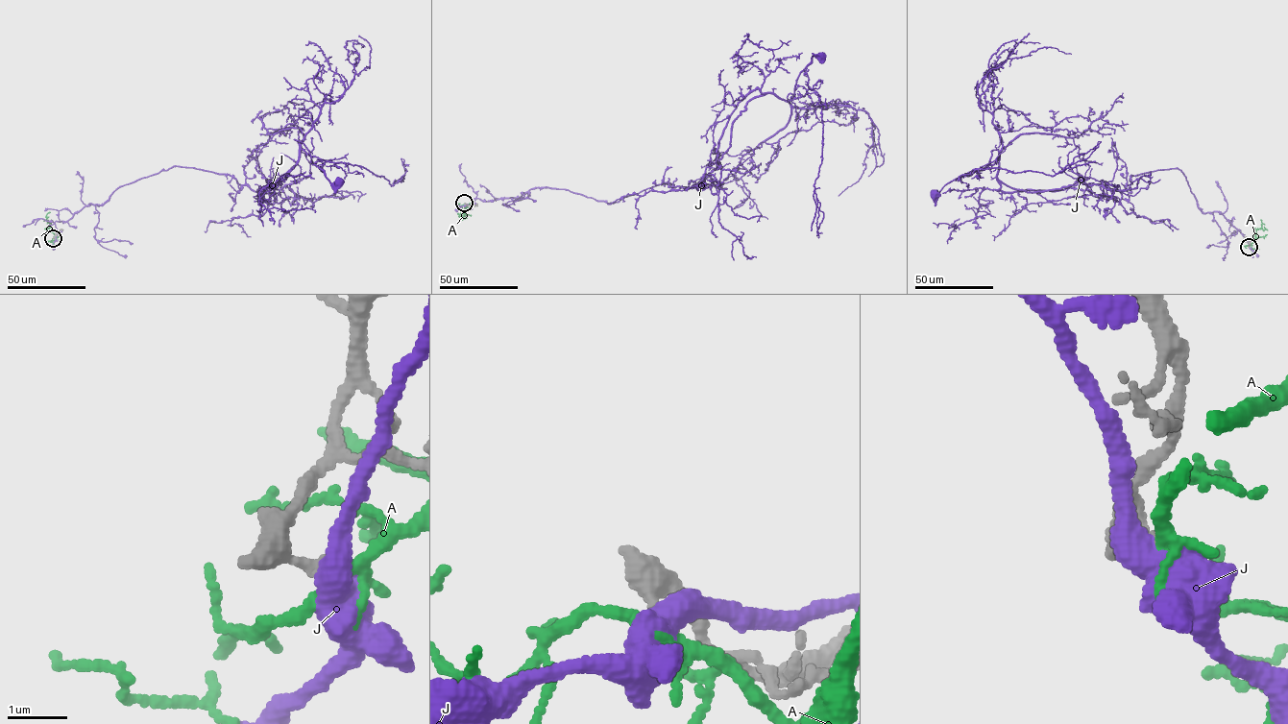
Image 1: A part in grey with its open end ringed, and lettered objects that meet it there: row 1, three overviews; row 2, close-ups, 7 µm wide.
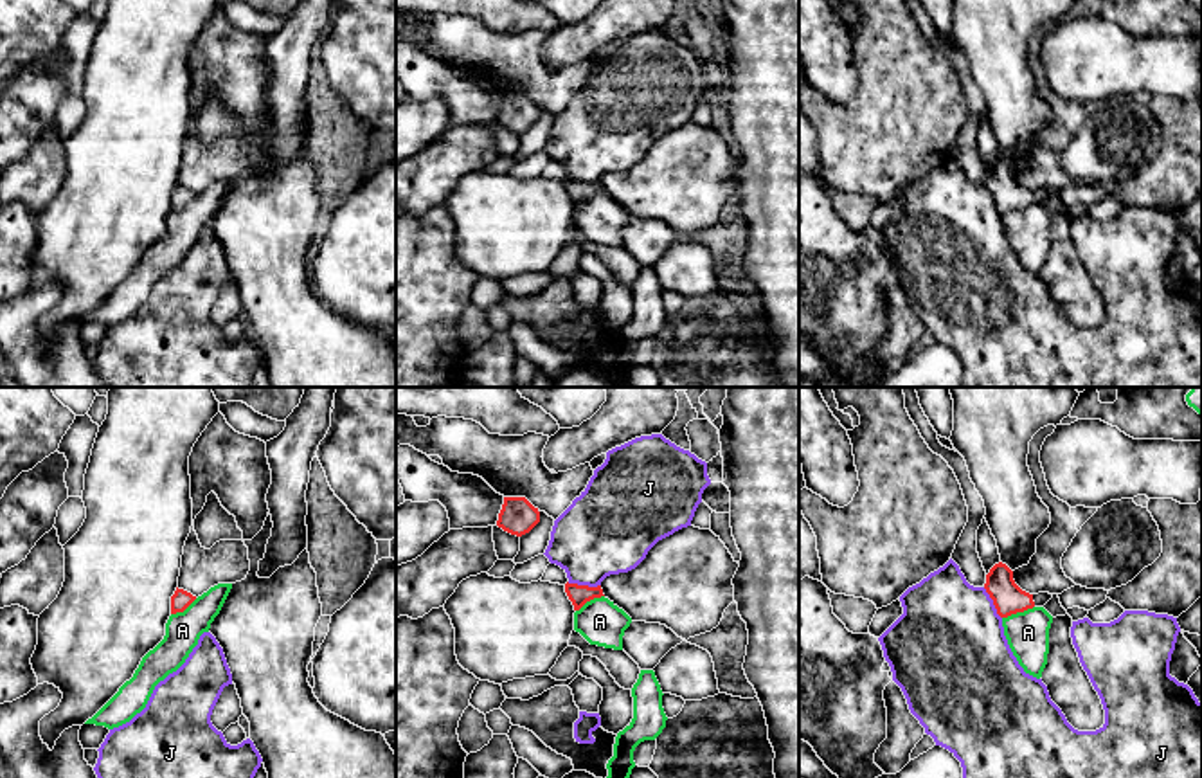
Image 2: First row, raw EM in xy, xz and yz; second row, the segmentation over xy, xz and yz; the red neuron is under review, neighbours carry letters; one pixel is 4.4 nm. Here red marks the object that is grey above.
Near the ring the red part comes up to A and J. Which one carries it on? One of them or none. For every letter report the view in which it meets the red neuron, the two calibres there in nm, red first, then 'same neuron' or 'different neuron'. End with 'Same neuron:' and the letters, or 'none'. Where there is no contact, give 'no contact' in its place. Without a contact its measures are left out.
A: yz | 140/190 nm | different neuron
J: xz | 90/380 nm | different neuron
Same neuron: none

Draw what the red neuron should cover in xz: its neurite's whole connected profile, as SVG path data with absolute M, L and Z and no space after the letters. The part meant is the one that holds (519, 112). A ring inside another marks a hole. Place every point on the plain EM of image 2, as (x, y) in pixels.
M504 94L497 122L522 133L540 119L540 108L525 94Z

